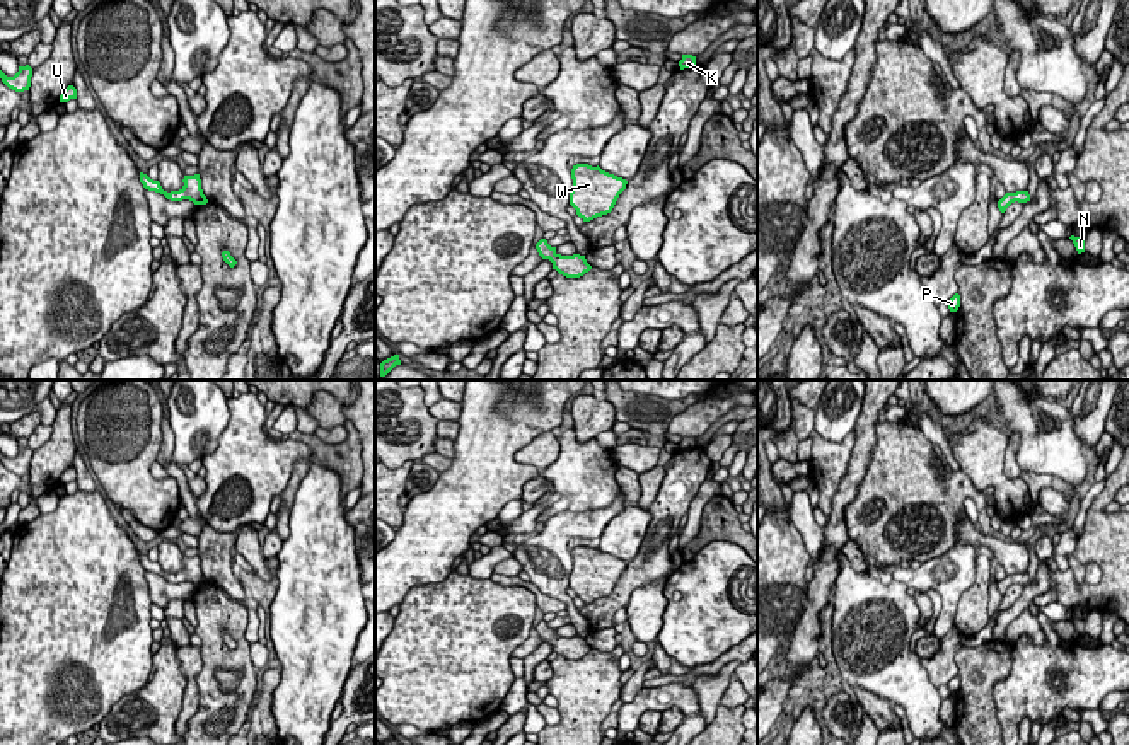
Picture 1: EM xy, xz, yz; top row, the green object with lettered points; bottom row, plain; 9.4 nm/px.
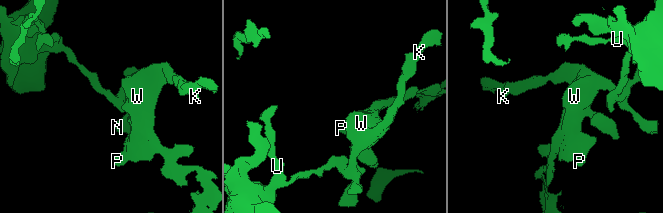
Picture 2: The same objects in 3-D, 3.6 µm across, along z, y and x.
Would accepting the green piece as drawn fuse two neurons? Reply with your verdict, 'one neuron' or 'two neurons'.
one neuron

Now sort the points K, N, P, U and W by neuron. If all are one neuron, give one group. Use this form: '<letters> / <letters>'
K N P U W

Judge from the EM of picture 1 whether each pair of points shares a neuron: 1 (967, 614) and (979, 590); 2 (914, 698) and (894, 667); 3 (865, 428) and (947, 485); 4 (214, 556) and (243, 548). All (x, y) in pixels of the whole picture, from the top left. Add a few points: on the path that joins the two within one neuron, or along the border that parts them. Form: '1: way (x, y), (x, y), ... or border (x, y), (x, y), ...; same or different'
1: way (972, 609), (978, 595); same
2: way (913, 691), (896, 674); same
3: border (879, 421), (875, 425), (875, 447), (865, 474); different
4: border (239, 531), (232, 551); different

